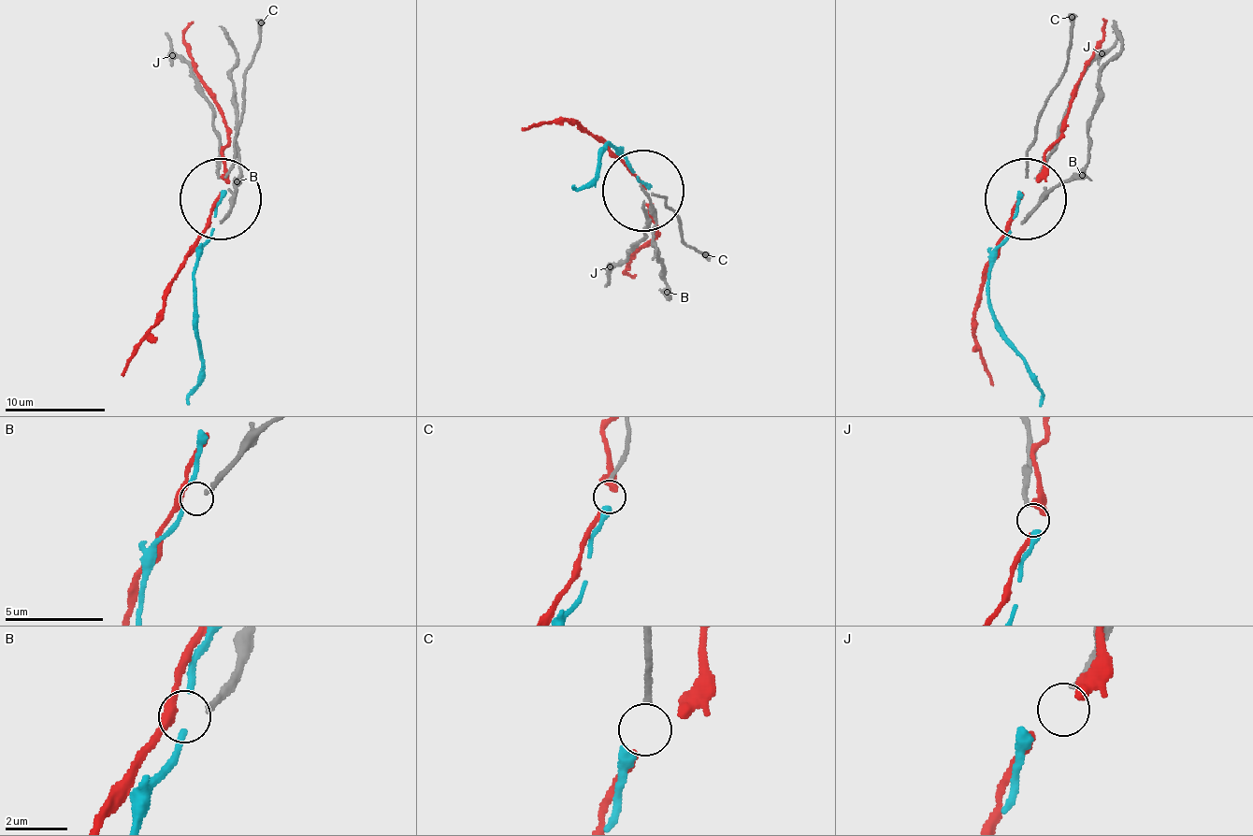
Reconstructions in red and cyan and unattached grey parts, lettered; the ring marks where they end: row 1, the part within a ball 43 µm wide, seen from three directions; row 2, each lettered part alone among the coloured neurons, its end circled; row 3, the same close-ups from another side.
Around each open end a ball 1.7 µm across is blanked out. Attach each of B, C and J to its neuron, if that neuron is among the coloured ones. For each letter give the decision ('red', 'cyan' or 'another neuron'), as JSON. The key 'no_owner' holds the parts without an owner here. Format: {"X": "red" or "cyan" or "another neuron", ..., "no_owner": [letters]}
{"B": "another neuron", "C": "cyan", "J": "another neuron", "no_owner": ["B", "J"]}

